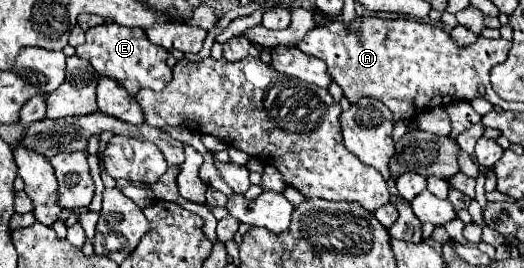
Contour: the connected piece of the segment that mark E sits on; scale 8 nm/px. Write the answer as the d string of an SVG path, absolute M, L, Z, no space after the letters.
M105 22L101 26L93 26L87 32L87 42L77 46L77 56L91 62L91 66L99 74L107 74L125 86L125 90L135 96L143 88L163 90L171 82L171 68L167 66L169 52L161 46L153 46L143 28L119 26L115 22Z

